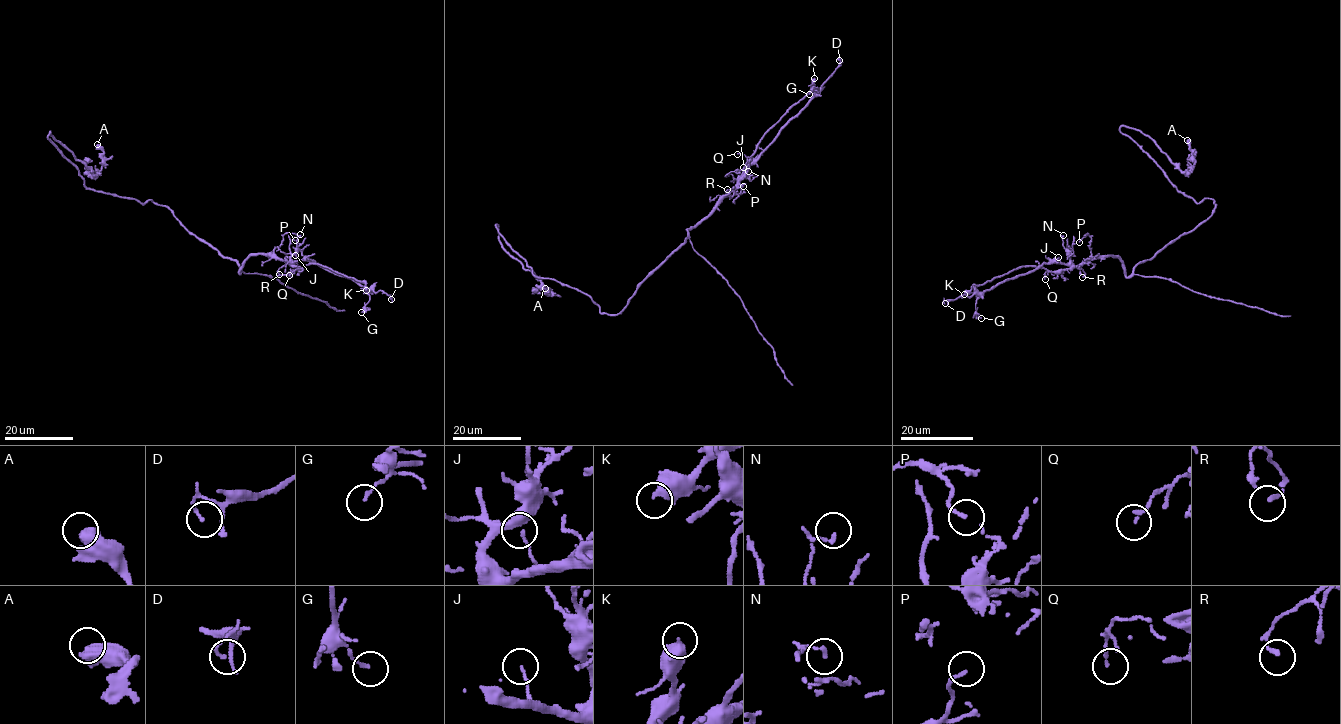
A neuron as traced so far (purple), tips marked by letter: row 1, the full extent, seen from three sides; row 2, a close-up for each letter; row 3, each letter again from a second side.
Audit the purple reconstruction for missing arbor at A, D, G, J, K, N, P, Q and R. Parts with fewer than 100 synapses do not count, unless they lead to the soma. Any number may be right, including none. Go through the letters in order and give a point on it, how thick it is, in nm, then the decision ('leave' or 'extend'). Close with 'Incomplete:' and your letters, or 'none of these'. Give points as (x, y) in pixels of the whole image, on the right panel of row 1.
A: (1187, 140) | 650 nm | leave
D: (945, 303) | 110 nm | leave
G: (981, 318) | 110 nm | leave
J: (1058, 257) | 100 nm | leave
K: (964, 294) | 480 nm | leave
N: (1063, 235) | 130 nm | leave
P: (1079, 242) | 140 nm | leave
Q: (1045, 279) | 140 nm | leave
R: (1082, 277) | 170 nm | leave
Incomplete: none of these

